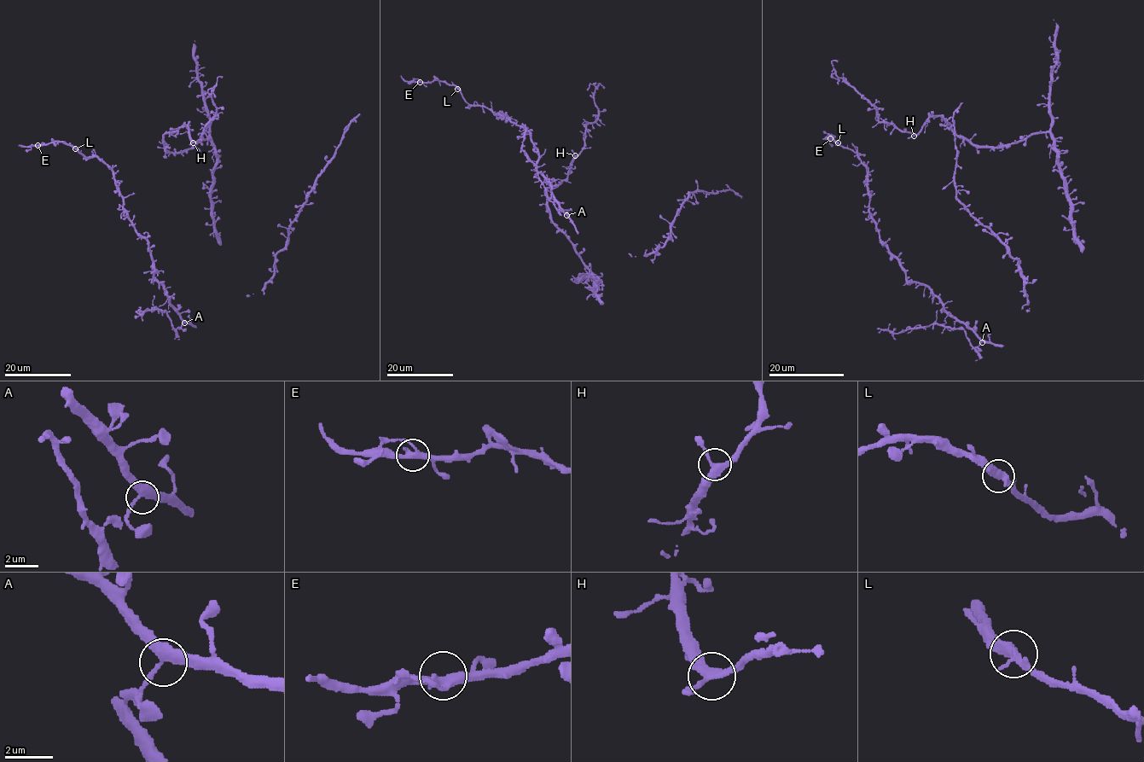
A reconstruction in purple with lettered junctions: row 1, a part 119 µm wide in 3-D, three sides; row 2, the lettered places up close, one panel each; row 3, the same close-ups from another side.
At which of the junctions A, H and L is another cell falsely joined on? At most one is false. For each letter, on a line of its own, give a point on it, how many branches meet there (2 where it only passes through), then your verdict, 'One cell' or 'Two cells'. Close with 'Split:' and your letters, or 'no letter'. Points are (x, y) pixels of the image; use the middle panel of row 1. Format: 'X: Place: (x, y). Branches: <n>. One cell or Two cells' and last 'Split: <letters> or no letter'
A: Place: (566, 215). Branches: 3. One cell
H: Place: (575, 155). Branches: 3. One cell
L: Place: (457, 89). Branches: 3. One cell
Split: no letter

